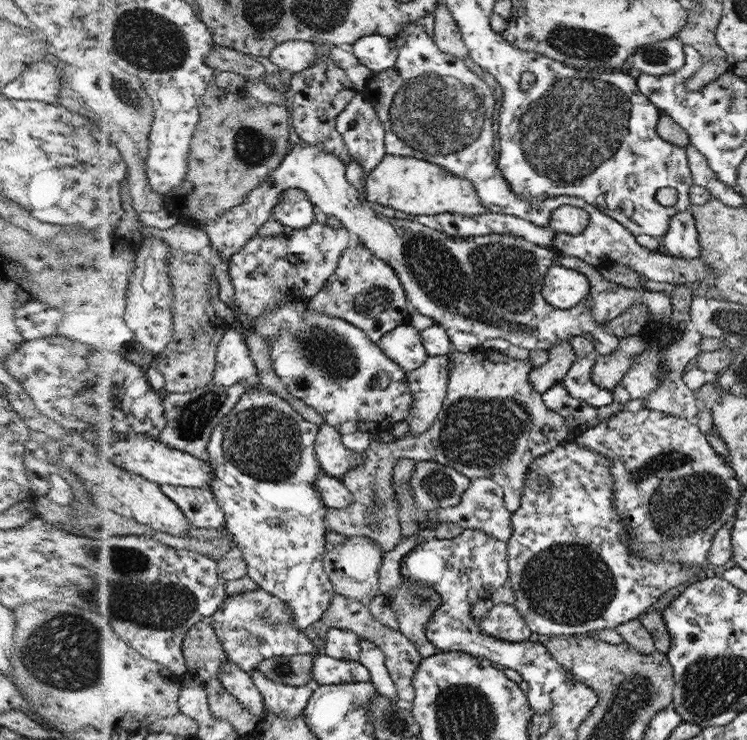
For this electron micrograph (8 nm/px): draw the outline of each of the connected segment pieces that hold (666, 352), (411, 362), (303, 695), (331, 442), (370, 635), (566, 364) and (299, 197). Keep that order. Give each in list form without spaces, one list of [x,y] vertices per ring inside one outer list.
[[[688,328],[683,337],[675,343],[666,346],[661,352],[661,376],[659,381],[659,387],[656,388],[656,392],[653,392],[652,396],[646,399],[644,406],[646,409],[657,410],[677,416],[678,418],[685,418],[692,424],[698,424],[698,404],[696,398],[694,398],[693,391],[689,390],[688,386],[683,384],[682,375],[686,364],[690,360],[697,358],[700,351],[700,345],[702,339],[705,336],[702,333]]]
[[[410,324],[396,327],[377,342],[380,350],[406,372],[415,371],[427,362],[429,353],[418,329]]]
[[[254,671],[252,677],[265,696],[268,714],[278,714],[287,718],[296,718],[305,714],[314,690],[304,686],[278,684],[270,680],[262,671]]]
[[[322,425],[317,442],[316,452],[324,470],[330,475],[344,480],[353,466],[363,464],[363,454],[350,450],[343,441],[343,434],[335,426]]]
[[[339,594],[337,598],[332,601],[332,607],[328,609],[328,612],[324,615],[322,622],[330,626],[331,629],[340,628],[342,630],[348,630],[354,632],[360,640],[364,639],[377,644],[380,650],[382,650],[382,654],[384,654],[384,664],[390,678],[394,681],[397,696],[404,705],[410,705],[410,702],[413,701],[415,697],[413,677],[422,660],[420,653],[418,653],[418,648],[414,646],[414,643],[408,640],[405,635],[402,635],[400,630],[394,631],[394,629],[375,620],[366,605],[356,600],[339,596]]]
[[[568,341],[555,344],[547,352],[548,362],[542,366],[533,367],[530,372],[531,384],[534,384],[536,392],[540,394],[547,392],[548,388],[561,384],[572,364],[578,360]]]
[[[292,188],[283,193],[283,198],[276,205],[274,219],[288,229],[304,229],[317,221],[318,208],[308,192]]]

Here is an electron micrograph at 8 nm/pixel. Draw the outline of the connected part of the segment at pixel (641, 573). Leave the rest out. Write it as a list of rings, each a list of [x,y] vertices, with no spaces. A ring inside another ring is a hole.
[[[573,439],[560,443],[558,447],[547,452],[546,455],[539,456],[538,459],[532,462],[527,472],[522,506],[518,511],[511,513],[513,531],[508,539],[508,564],[511,565],[511,584],[509,586],[515,594],[515,608],[522,613],[523,620],[528,628],[532,632],[536,632],[542,640],[560,637],[560,634],[584,634],[584,632],[589,633],[590,630],[615,630],[620,624],[627,624],[632,620],[639,619],[642,614],[652,609],[653,604],[658,601],[662,594],[674,589],[678,584],[687,582],[692,576],[705,575],[709,572],[709,568],[697,567],[696,565],[689,567],[672,561],[651,561],[632,550],[628,542],[627,524],[620,518],[615,507],[615,485],[611,466],[612,461],[607,456],[594,452],[584,445],[579,445]],[[539,480],[545,480],[551,485],[545,487],[539,483]]]

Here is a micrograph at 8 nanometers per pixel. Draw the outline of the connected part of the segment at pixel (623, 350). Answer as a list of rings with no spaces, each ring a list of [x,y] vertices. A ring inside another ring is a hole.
[[[630,335],[619,339],[617,349],[611,354],[596,354],[590,379],[603,390],[614,390],[630,369],[632,357],[647,347],[646,340],[643,335]]]

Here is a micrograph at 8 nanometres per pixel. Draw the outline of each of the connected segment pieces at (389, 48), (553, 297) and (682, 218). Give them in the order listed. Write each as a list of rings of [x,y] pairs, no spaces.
[[[366,35],[351,46],[354,56],[374,73],[394,66],[398,51],[393,37]]]
[[[557,262],[551,266],[542,288],[542,295],[553,307],[564,310],[586,301],[590,292],[591,281],[584,273],[566,268]]]
[[[685,210],[671,218],[667,234],[660,239],[668,255],[680,259],[696,259],[702,256],[699,233],[692,212]]]

